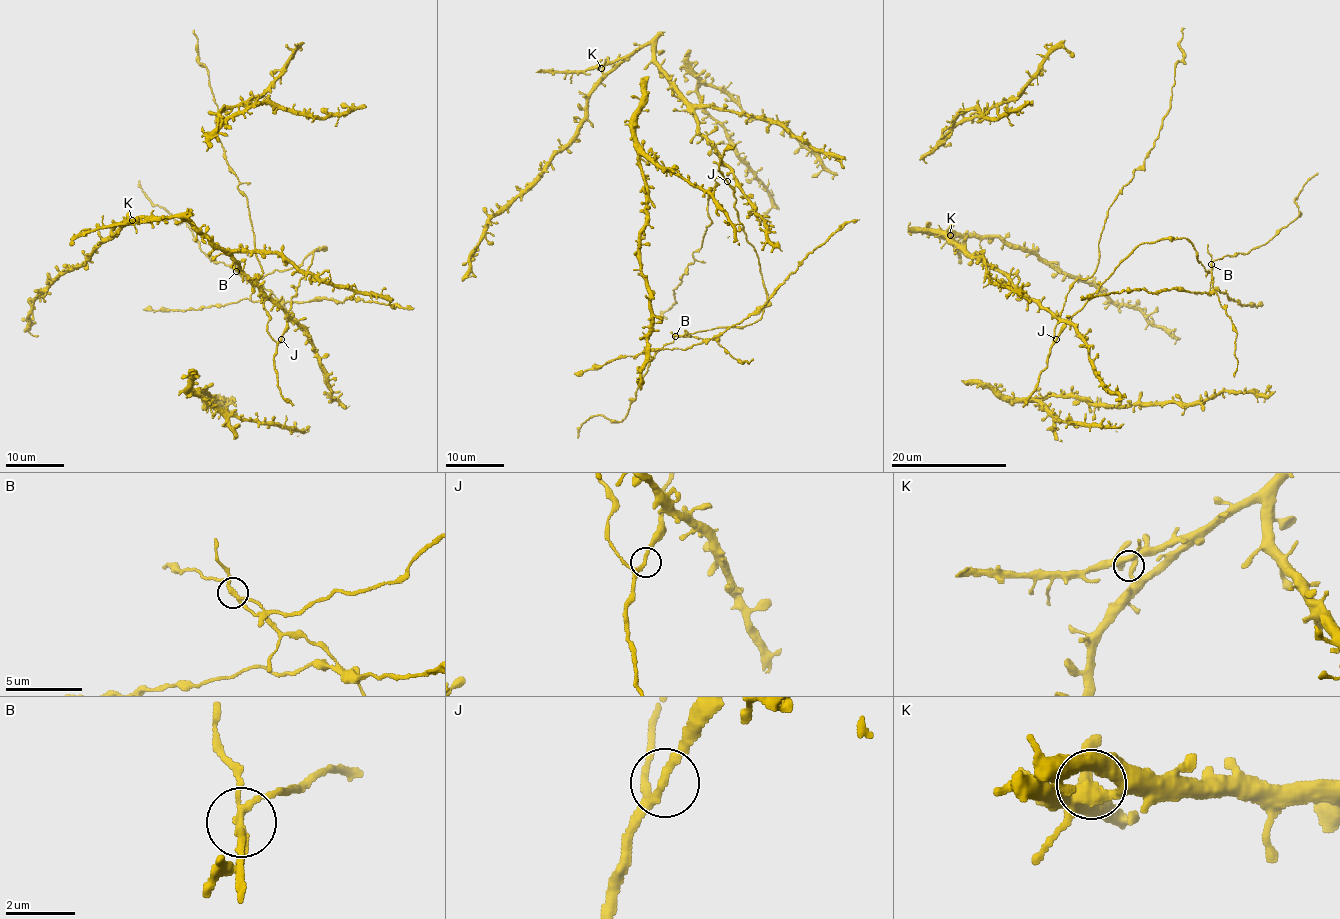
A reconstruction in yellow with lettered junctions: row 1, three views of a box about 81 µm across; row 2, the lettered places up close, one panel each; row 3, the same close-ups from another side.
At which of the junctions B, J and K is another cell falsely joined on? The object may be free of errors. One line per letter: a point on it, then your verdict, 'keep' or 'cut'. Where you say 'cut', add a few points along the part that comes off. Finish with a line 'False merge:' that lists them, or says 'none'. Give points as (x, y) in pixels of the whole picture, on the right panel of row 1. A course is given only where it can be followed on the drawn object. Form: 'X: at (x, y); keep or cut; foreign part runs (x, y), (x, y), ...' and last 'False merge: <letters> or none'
B: at (1211, 264); cut; foreign part runs (1211, 264), (1213, 289), (1208, 293), (1124, 289), (1119, 294), (1090, 295), (1081, 299)
J: at (1056, 339); keep
K: at (950, 235); keep
False merge: B

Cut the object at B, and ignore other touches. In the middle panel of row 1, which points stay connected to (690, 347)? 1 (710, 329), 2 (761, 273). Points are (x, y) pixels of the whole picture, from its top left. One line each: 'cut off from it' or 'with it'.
1: cut off from it
2: cut off from it

